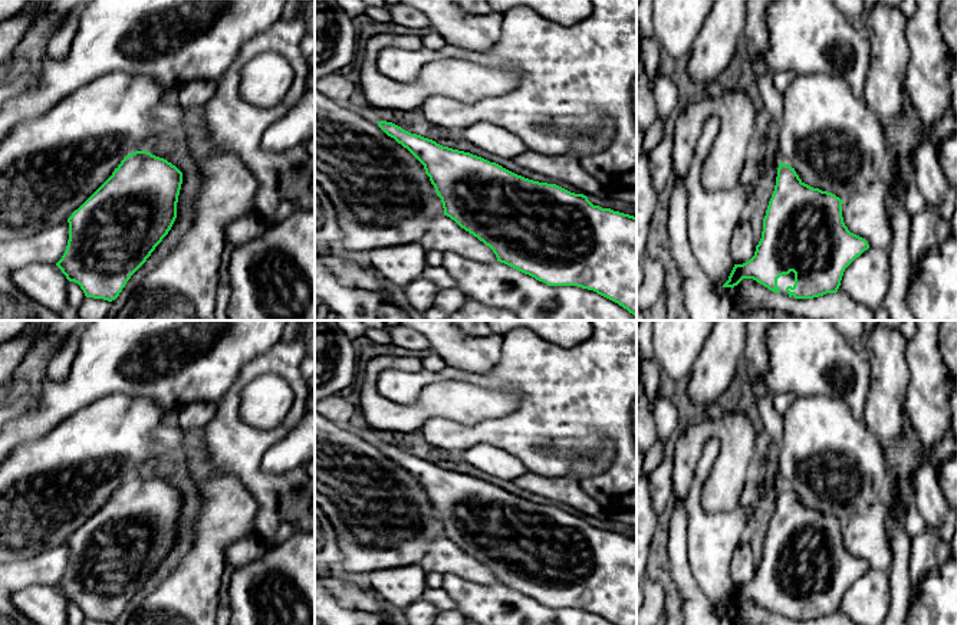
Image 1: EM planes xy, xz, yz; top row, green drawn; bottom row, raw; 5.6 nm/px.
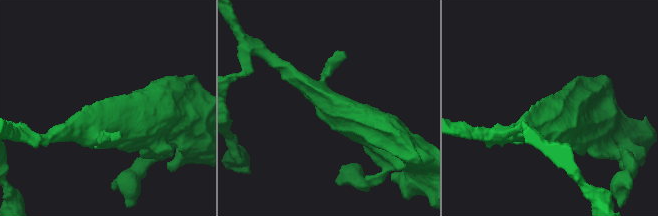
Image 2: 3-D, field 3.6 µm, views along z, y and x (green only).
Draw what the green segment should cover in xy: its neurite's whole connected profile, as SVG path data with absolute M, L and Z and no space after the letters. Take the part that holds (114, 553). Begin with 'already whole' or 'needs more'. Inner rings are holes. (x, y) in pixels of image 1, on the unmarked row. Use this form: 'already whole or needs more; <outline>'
already whole; M148 473L126 477L112 497L68 540L69 562L56 588L69 603L80 608L86 619L115 622L131 598L147 583L171 552L177 540L177 524L182 494L164 480Z

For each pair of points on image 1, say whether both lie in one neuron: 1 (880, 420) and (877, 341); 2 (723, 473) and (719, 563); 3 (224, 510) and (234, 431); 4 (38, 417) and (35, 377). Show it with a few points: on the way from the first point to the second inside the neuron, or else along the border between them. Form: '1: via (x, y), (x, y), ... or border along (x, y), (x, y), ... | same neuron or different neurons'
1: via (884, 400), (884, 361) | same neuron
2: border along (745, 486), (740, 503), (734, 509), (703, 509) | different neurons
3: border along (211, 467), (217, 473), (234, 476), (255, 499) | different neurons
4: border along (46, 377), (36, 388) | different neurons

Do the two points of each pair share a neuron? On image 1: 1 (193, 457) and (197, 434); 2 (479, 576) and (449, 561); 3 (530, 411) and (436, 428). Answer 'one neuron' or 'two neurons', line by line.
1: one neuron
2: one neuron
3: one neuron

